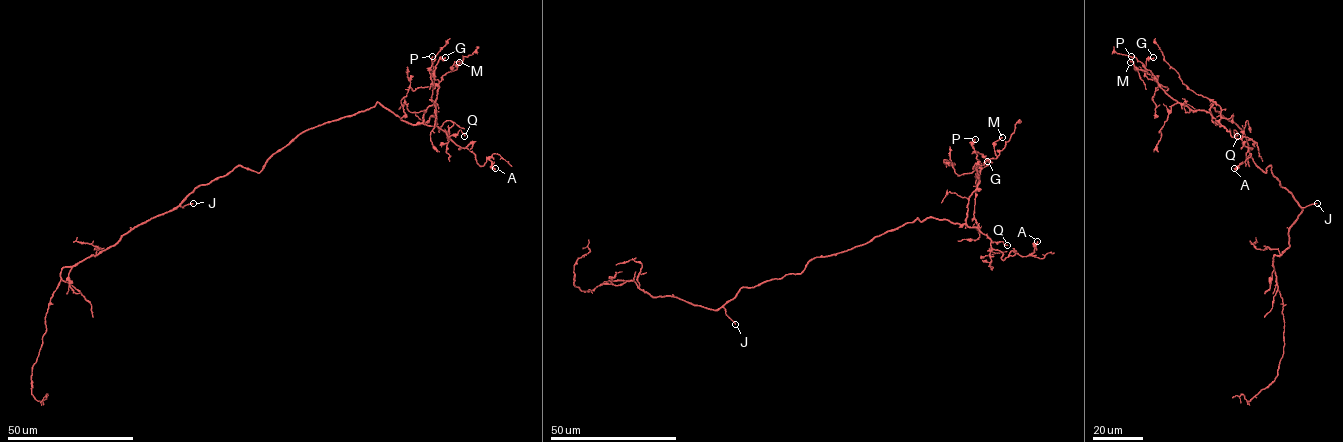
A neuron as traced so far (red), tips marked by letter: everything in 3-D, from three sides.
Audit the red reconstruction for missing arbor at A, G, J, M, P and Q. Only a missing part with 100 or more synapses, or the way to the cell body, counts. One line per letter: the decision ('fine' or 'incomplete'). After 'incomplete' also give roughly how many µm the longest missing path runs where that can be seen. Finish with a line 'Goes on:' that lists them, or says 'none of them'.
A: fine
G: fine
J: incomplete | 30 µm
M: fine
P: fine
Q: fine
Goes on: J

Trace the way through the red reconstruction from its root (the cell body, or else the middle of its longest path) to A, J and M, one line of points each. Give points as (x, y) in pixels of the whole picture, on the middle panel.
A: (773, 279), (917, 218), (976, 227), (1003, 260), (1029, 256), (1037, 241)
J: (773, 279), (751, 287), (742, 287), (723, 306), (726, 315), (735, 324)
M: (773, 279), (917, 218), (964, 224), (981, 166), (997, 157), (994, 143), (1002, 137)

